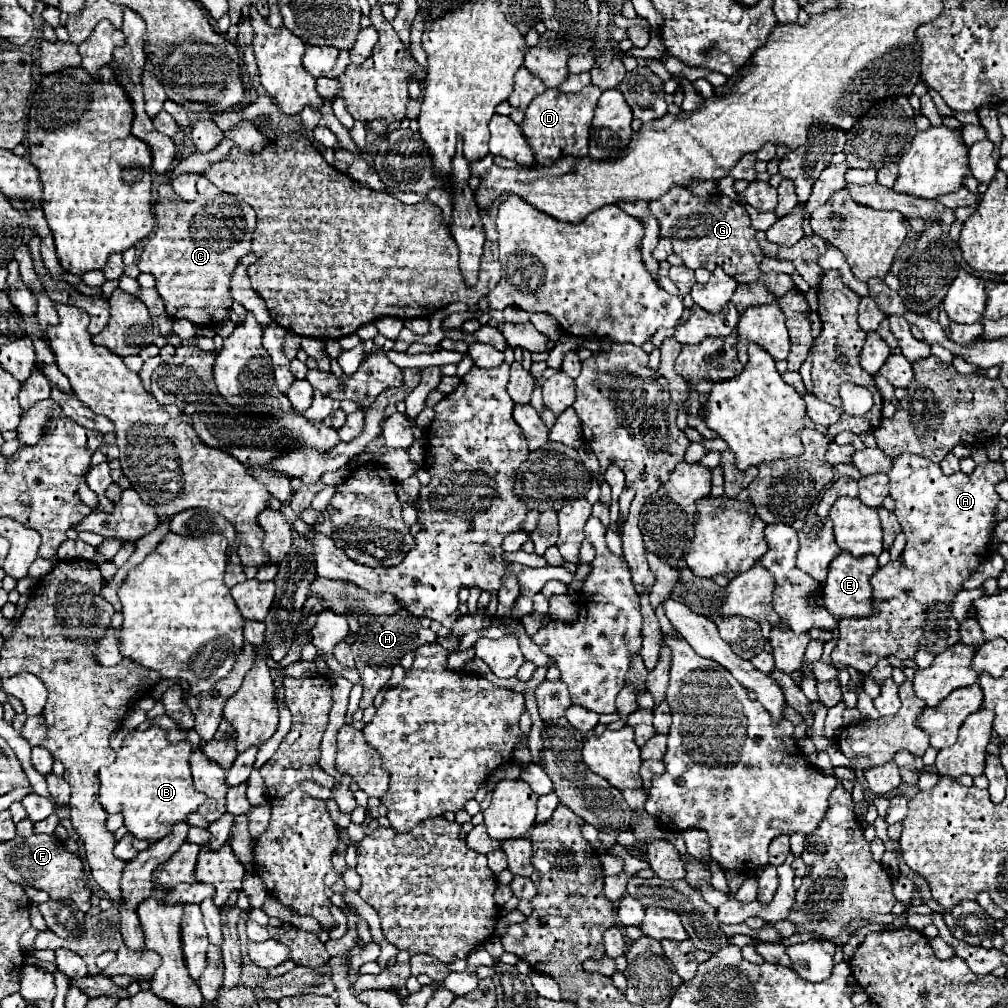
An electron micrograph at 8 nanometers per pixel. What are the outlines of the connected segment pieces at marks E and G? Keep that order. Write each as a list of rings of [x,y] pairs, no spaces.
[[[842,552],[836,556],[828,568],[828,580],[824,584],[824,604],[830,614],[836,618],[846,616],[870,616],[874,612],[872,606],[872,586],[870,578],[878,570],[878,560],[874,556],[854,558],[850,552]]]
[[[672,188],[670,192],[666,192],[666,196],[652,200],[648,208],[660,224],[660,238],[668,238],[672,242],[674,254],[678,254],[684,260],[684,266],[692,270],[706,268],[710,272],[714,268],[722,268],[740,284],[764,280],[770,292],[776,296],[784,296],[788,290],[796,288],[788,274],[758,272],[758,264],[762,262],[764,254],[756,242],[756,230],[750,224],[746,208],[730,200],[728,196],[704,200],[700,196],[694,196],[686,188]]]

